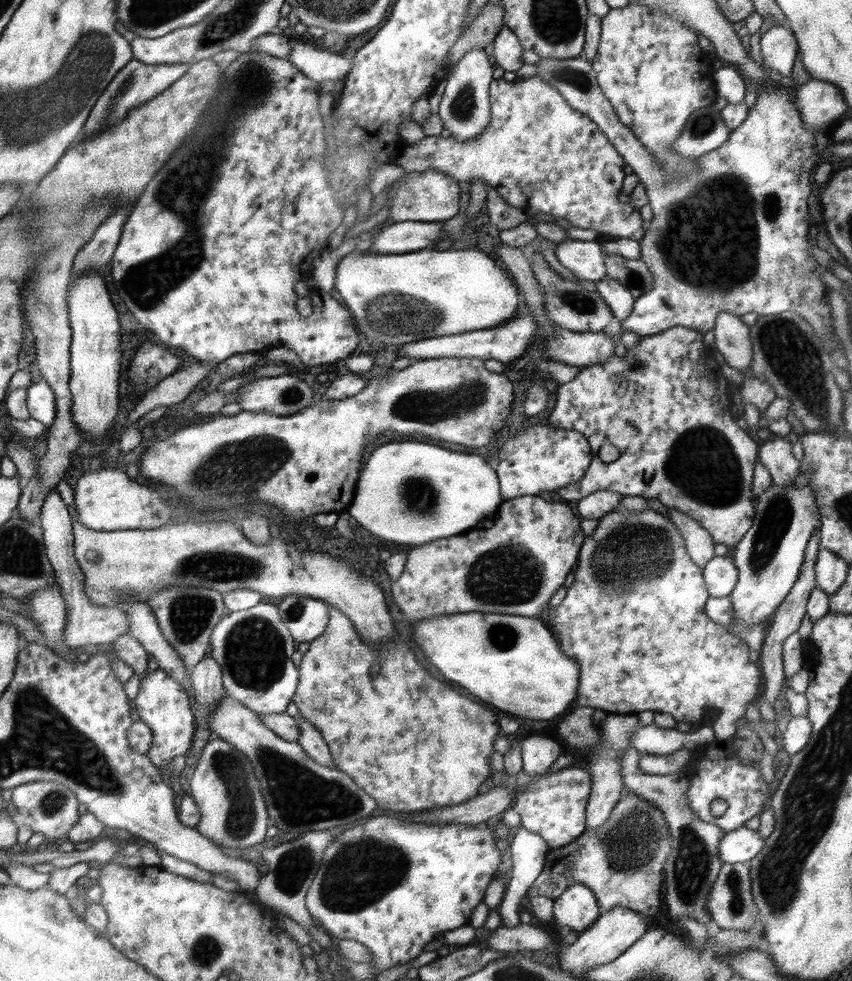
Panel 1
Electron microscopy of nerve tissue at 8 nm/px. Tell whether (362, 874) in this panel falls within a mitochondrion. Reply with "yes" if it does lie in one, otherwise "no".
yes

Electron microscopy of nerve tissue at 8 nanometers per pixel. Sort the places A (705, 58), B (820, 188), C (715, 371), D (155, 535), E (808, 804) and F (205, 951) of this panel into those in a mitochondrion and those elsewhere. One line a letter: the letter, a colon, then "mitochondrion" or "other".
A: other
B: other
C: other
D: other
E: mitochondrion
F: mitochondrion

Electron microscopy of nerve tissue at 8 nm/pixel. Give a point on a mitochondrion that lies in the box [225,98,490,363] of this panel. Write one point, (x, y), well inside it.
(393, 313)

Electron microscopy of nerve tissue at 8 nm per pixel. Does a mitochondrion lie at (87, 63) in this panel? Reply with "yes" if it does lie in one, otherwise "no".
yes

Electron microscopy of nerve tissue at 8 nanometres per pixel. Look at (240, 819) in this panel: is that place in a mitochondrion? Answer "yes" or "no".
yes

